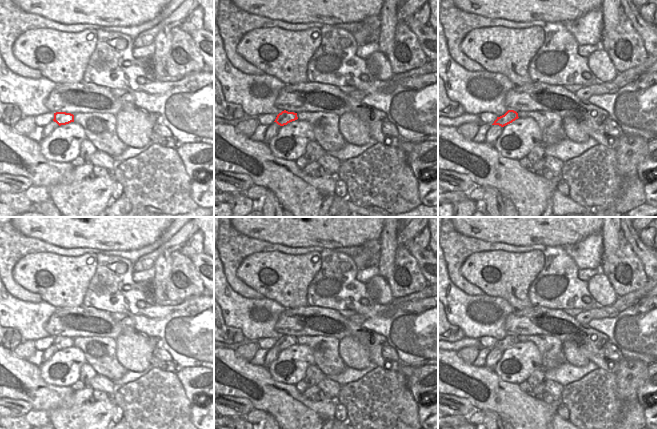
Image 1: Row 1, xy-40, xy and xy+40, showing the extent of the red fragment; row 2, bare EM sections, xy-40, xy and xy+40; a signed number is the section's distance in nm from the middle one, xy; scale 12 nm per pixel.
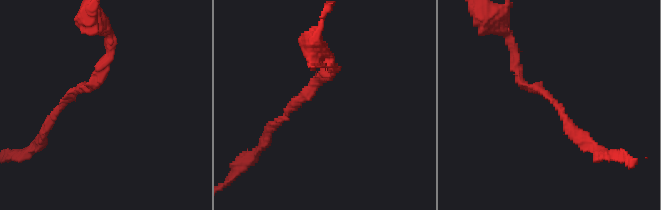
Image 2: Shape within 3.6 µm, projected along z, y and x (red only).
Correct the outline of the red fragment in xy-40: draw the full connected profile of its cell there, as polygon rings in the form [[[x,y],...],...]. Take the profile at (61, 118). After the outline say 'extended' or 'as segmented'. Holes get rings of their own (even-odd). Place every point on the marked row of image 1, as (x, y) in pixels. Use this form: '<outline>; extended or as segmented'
[[[56,112],[54,113],[53,121],[56,122],[59,126],[66,125],[74,122],[74,115],[66,112]]]; as segmented

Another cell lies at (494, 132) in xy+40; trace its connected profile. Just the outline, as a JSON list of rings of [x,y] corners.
[[[491,125],[490,129],[486,133],[485,143],[493,146],[497,138],[501,135],[503,127],[499,125]]]

